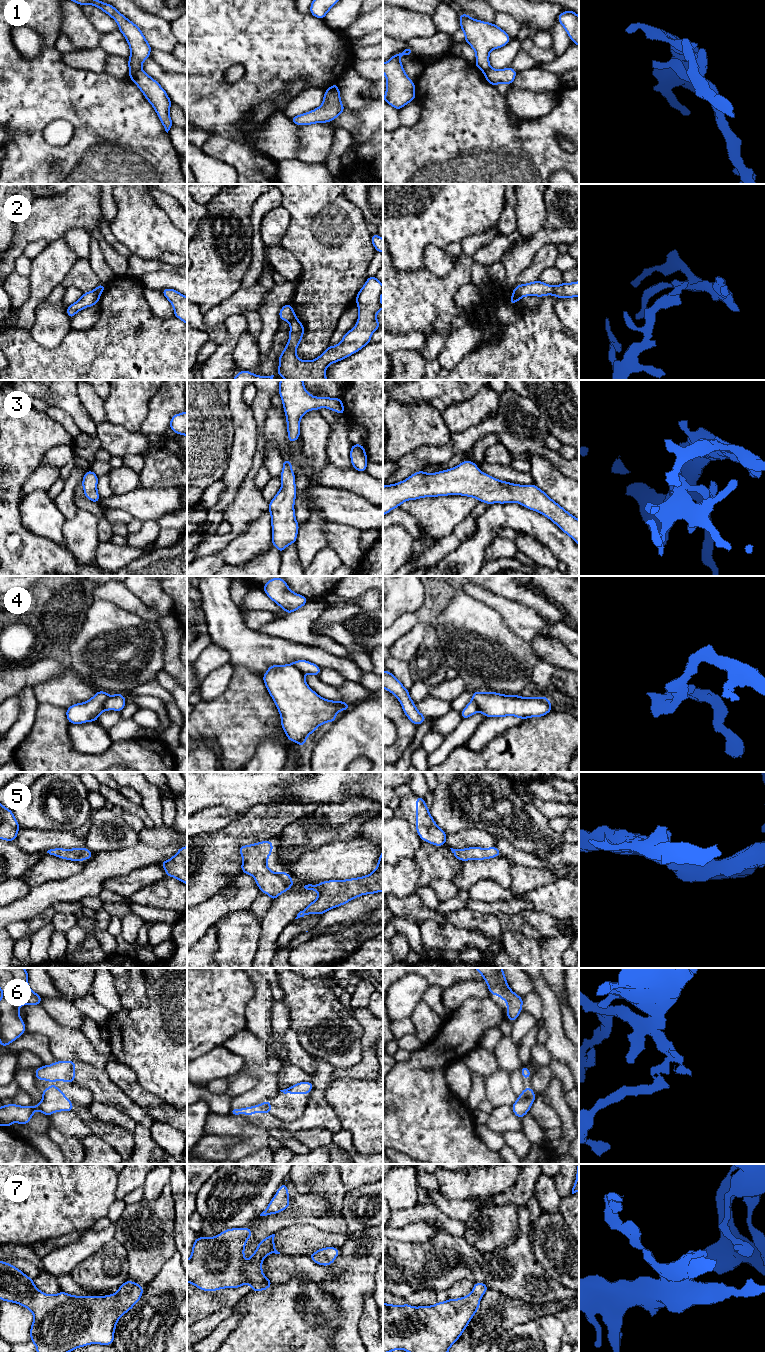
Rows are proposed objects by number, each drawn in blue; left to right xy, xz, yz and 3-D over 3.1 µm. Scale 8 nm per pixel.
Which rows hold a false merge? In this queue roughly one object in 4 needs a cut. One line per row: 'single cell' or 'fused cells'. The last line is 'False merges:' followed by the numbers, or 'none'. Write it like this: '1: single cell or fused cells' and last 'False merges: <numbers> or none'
1: fused cells
2: fused cells
3: single cell
4: fused cells
5: single cell
6: single cell
7: single cell
False merges: 1, 2, 4

